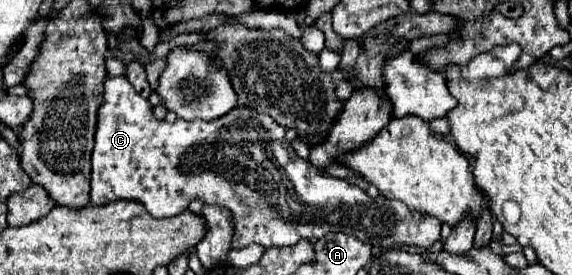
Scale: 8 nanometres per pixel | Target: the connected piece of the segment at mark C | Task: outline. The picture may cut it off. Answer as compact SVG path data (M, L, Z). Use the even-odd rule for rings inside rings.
M108 77L104 83L104 103L98 111L96 145L92 151L90 201L94 205L106 205L116 199L132 199L144 203L150 215L162 219L186 211L192 197L200 197L204 203L224 205L234 213L234 249L242 249L250 243L264 247L288 247L296 245L300 239L316 241L326 233L342 231L364 243L368 241L374 255L378 255L378 249L390 251L398 247L426 251L440 239L438 219L422 215L420 211L410 211L406 203L398 203L382 195L372 199L360 187L346 183L344 179L324 175L320 169L300 159L294 149L290 149L284 135L286 131L272 117L240 105L214 121L158 121L148 99L140 97L126 77Z

